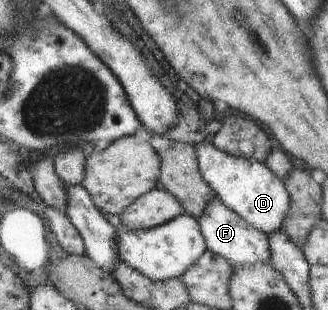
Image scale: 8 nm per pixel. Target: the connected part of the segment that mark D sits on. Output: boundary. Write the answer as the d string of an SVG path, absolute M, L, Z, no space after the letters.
M210 138L196 144L195 148L203 181L222 204L265 235L273 235L281 229L290 210L290 197L283 180L277 178L265 163L221 152L211 144Z

